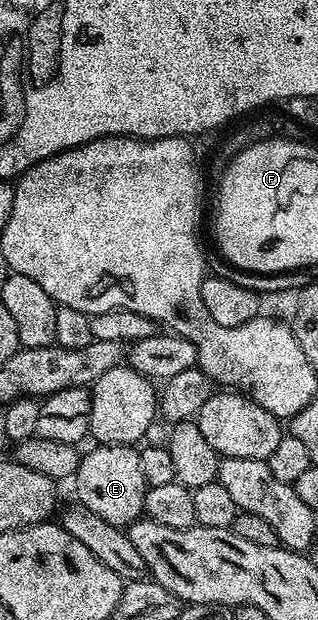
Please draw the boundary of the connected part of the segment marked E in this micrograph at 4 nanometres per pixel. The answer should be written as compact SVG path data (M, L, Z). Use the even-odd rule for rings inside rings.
M95 444L81 454L78 463L76 482L78 481L77 500L88 511L100 515L108 523L119 527L128 527L143 516L146 507L144 471L140 471L140 452L132 445Z

